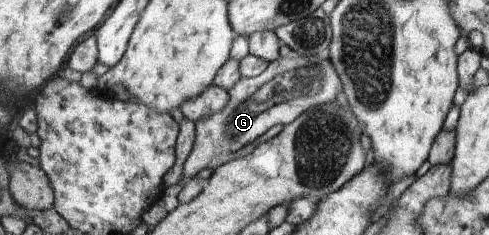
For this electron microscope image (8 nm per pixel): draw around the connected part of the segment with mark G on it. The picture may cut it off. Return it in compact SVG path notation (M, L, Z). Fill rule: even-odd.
M291 54L272 61L260 76L242 78L239 84L229 91L231 102L228 108L219 110L217 114L205 117L204 121L196 124L196 140L183 164L181 178L176 184L166 187L160 199L167 213L174 212L180 206L178 196L201 170L215 170L223 164L240 159L262 139L295 122L307 110L336 102L337 94L344 92L345 86L341 81L341 74L335 70L333 60L328 59L327 62L321 62L319 56Z

